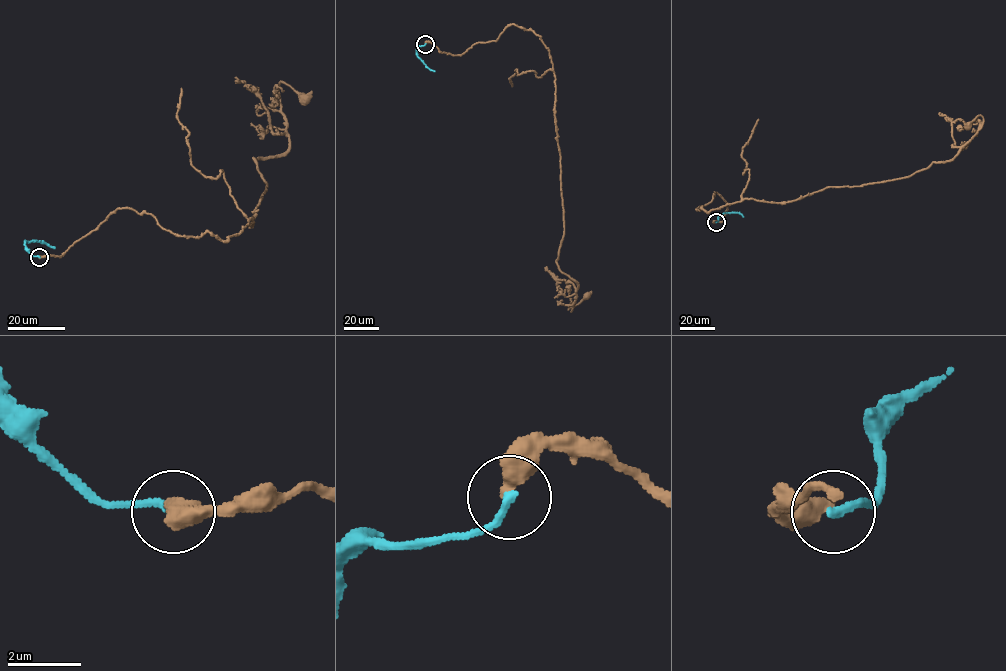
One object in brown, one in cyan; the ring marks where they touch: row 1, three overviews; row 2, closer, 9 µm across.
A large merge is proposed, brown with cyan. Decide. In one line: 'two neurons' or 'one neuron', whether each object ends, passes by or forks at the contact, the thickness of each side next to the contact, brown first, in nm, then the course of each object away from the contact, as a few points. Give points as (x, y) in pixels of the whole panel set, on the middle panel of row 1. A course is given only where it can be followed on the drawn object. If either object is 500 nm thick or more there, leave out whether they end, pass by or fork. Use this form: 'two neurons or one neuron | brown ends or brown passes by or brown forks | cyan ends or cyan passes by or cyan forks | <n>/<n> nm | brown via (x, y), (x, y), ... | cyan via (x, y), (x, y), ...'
two neurons | 550/240 nm | brown via (425, 44), (461, 55), (512, 24), (540, 37), (555, 77), (557, 261), (577, 283), (571, 311), (586, 296) | cyan via (425, 44), (417, 47), (416, 55), (435, 71)

